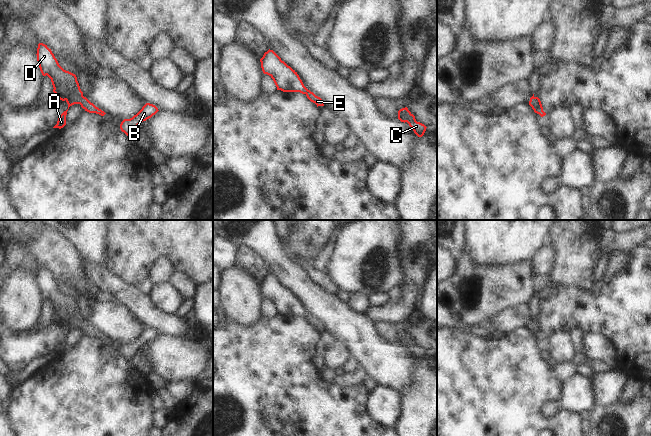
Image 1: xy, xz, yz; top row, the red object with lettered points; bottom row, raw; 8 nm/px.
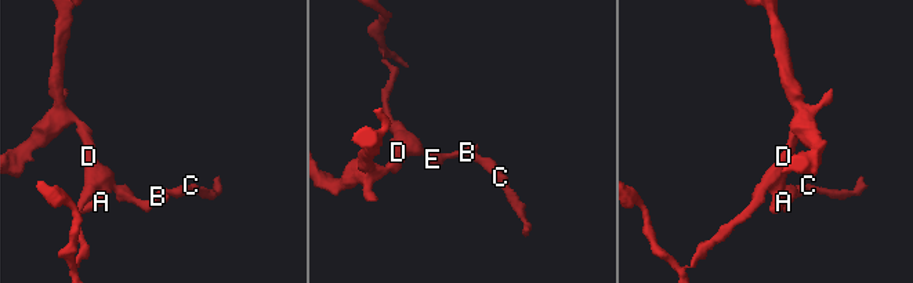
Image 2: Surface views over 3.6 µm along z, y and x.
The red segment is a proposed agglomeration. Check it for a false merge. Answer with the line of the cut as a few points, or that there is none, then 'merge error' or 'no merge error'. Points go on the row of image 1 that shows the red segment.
no cut | no merge error

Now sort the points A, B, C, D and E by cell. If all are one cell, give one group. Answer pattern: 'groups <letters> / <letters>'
groups A B C D E

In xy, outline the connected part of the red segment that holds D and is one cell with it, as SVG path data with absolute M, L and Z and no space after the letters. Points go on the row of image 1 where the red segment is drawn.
M39 43L36 55L42 75L47 75L51 79L53 92L60 100L67 102L68 109L74 104L80 104L89 113L96 113L101 116L106 114L83 96L76 75L64 70L59 65L47 45Z

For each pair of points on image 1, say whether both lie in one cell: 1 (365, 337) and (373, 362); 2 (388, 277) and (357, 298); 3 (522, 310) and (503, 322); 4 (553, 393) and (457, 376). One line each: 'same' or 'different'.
1: same
2: different
3: same
4: same

